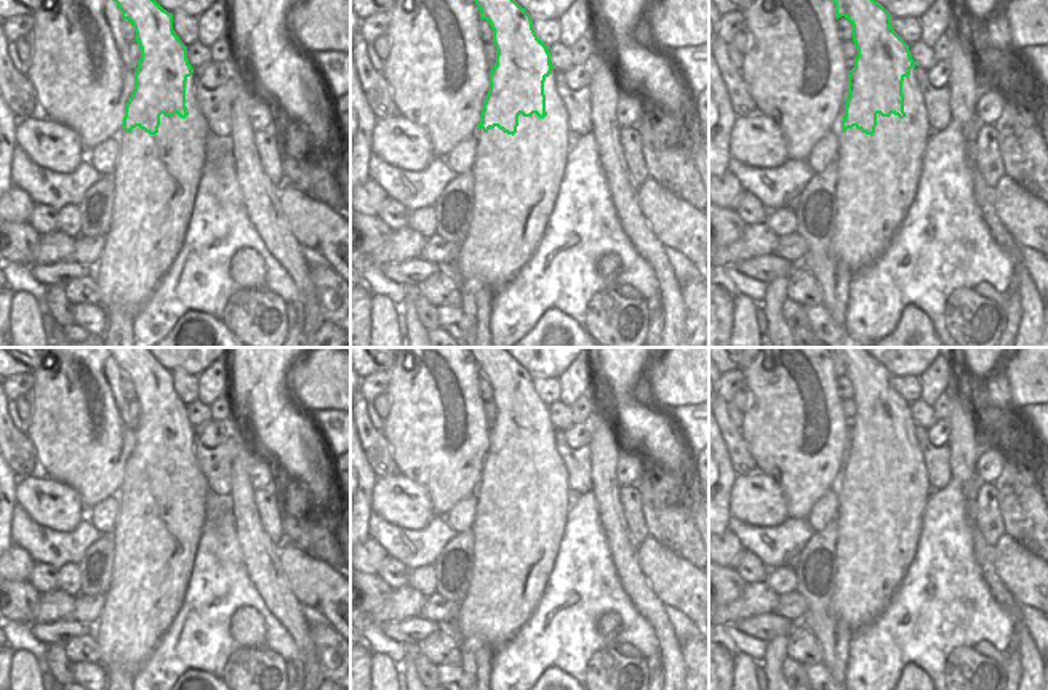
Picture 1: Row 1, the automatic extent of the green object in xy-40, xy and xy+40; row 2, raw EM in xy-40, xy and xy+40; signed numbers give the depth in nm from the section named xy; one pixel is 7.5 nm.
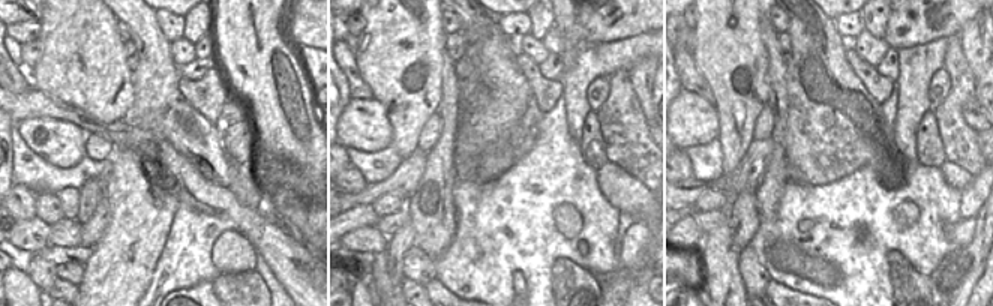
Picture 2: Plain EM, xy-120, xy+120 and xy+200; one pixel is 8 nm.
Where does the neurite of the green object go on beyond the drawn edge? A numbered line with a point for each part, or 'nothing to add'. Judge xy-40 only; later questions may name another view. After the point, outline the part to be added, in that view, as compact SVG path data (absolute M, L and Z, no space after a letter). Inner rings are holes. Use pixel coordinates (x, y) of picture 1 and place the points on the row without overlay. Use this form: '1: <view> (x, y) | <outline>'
1: xy-40 (157, 537) | M194 435L186 440L186 466L189 474L181 477L160 474L158 491L149 493L139 485L130 491L118 490L118 517L112 538L115 541L115 559L112 562L110 586L106 594L104 610L94 624L93 637L99 648L99 664L107 669L128 669L136 674L149 660L162 636L171 626L192 576L194 559L198 551L202 530L206 520L208 483L194 456Z

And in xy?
1: xy (516, 537) | M552 427L544 440L546 471L544 477L518 474L517 491L507 493L498 485L486 491L477 488L477 514L474 530L474 576L467 596L456 616L456 628L451 631L459 640L467 636L485 639L494 650L509 642L518 629L533 616L552 572L558 544L566 524L570 507L570 477L566 466L557 451L557 429Z

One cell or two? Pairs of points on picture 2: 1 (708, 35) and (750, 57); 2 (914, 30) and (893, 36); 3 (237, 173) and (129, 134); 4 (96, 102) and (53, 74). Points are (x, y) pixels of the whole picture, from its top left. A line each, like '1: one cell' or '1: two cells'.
1: one cell
2: one cell
3: two cells
4: one cell

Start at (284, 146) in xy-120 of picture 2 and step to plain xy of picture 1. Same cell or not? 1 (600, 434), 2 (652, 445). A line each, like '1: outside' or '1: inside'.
1: outside
2: inside

